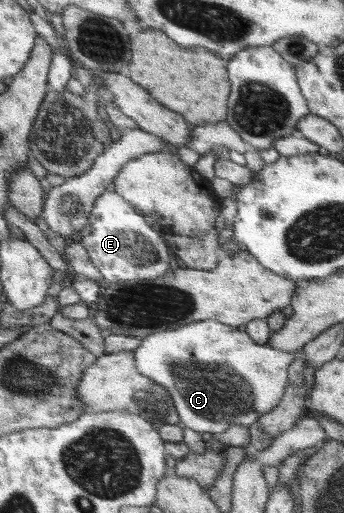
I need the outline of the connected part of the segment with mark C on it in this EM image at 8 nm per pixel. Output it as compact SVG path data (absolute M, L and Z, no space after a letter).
M213 319L155 332L143 338L139 348L133 353L138 371L170 391L179 419L185 427L206 437L224 432L231 425L248 428L262 415L269 413L286 391L291 363L305 356L303 351L276 351L270 345L256 343L247 332Z

